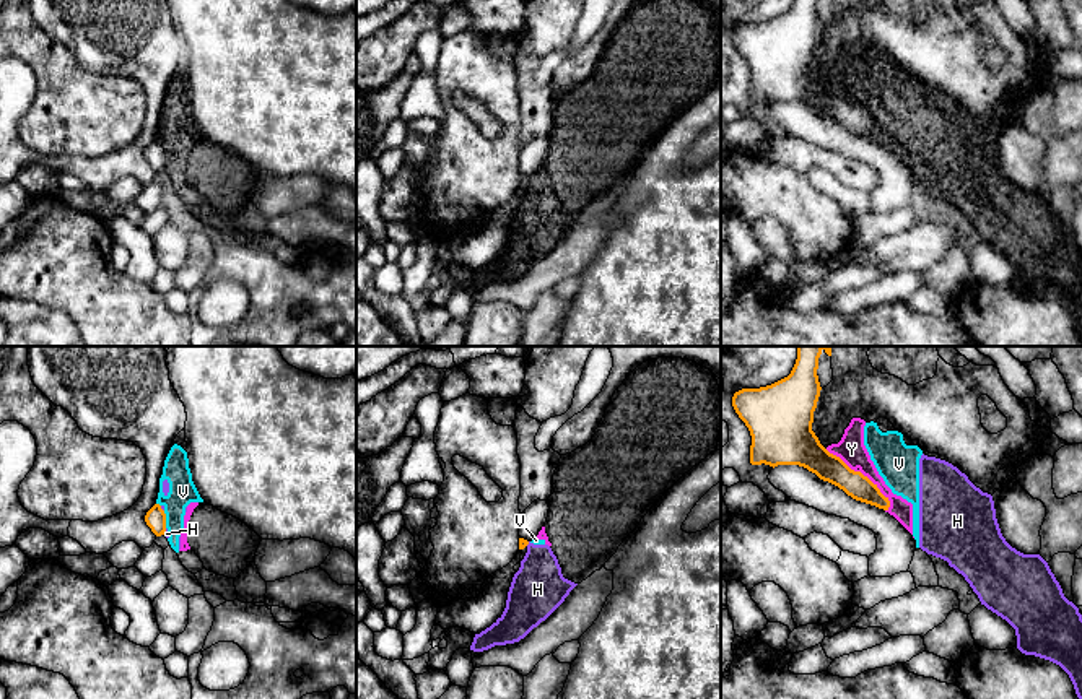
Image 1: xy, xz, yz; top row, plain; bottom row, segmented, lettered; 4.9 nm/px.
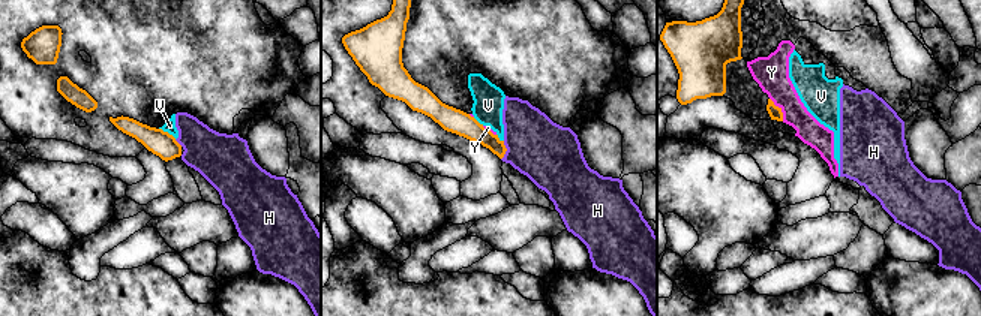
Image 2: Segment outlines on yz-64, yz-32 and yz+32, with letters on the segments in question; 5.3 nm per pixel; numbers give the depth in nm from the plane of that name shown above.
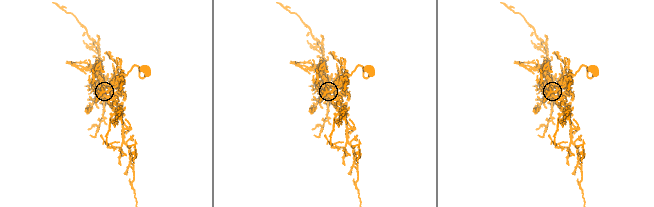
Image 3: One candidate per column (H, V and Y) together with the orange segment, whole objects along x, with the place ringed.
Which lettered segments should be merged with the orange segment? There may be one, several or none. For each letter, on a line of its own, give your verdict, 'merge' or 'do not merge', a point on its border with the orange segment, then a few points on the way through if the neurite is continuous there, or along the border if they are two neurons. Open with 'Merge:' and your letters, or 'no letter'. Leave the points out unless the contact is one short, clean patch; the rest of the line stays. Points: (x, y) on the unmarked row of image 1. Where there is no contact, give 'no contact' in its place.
Merge: no letter
H: do not merge; meets orange in xy at (165, 166); border along xy (166, 164), (163, 169)
V: do not merge; meets orange in xy at (165, 155); border along xy (163, 147), (166, 163)
Y: do not merge; meets orange in yz at (861, 109)

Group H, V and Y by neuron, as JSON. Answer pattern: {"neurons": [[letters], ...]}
{"neurons": [["H", "V", "Y"]]}

